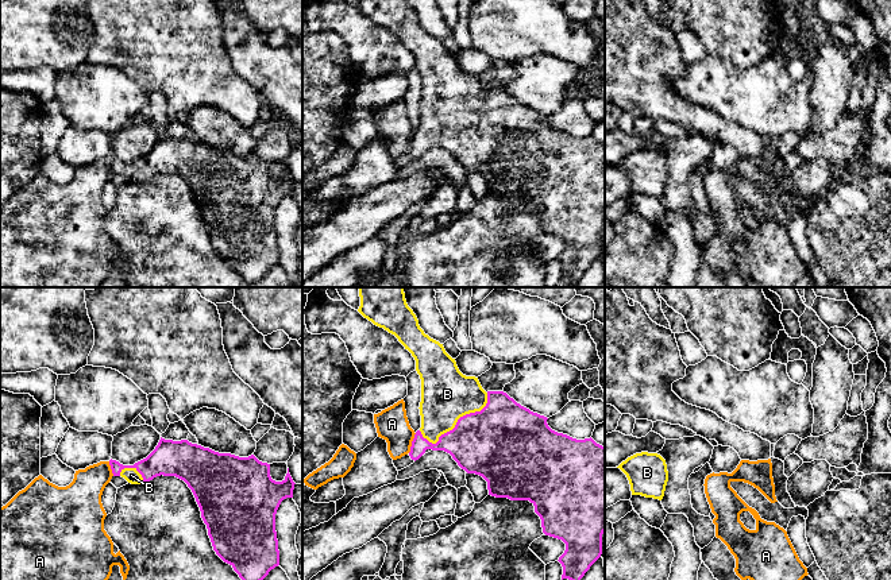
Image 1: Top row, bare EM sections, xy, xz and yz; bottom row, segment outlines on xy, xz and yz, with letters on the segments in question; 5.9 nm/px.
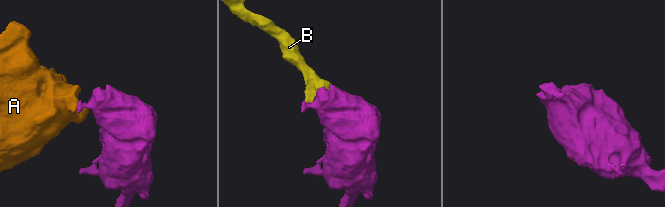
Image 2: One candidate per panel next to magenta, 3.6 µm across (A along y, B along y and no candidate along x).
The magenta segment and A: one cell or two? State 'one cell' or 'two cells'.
two cells

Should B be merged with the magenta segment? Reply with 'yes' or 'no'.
yes

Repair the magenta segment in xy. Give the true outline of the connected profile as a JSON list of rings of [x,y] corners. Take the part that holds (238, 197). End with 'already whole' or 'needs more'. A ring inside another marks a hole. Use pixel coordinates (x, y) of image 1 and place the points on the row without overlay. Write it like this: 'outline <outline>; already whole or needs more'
outline [[[162,135],[155,147],[134,163],[123,163],[112,156],[109,163],[113,174],[122,174],[131,182],[147,181],[161,173],[184,178],[200,205],[213,248],[246,282],[262,279],[279,263],[275,212],[284,197],[293,196],[296,181],[289,166],[285,177],[275,179],[270,174],[270,162],[259,159],[254,152],[239,155],[188,138],[173,139]]]; needs more

